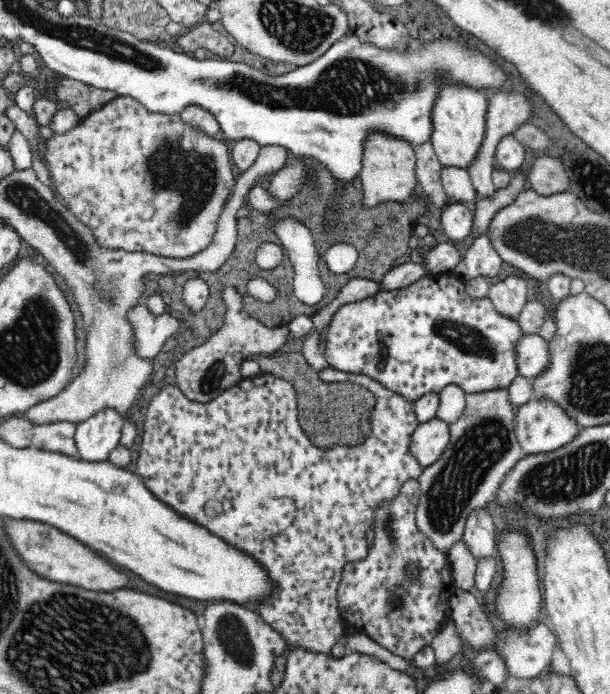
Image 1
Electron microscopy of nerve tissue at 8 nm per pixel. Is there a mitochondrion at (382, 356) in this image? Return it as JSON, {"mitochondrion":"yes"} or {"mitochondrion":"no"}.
{"mitochondrion":"no"}

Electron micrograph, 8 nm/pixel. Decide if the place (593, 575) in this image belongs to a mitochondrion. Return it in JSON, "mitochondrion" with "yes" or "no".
{"mitochondrion":"no"}

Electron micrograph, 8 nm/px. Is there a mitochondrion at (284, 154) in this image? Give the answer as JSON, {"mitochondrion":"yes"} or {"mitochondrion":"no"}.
{"mitochondrion":"no"}

